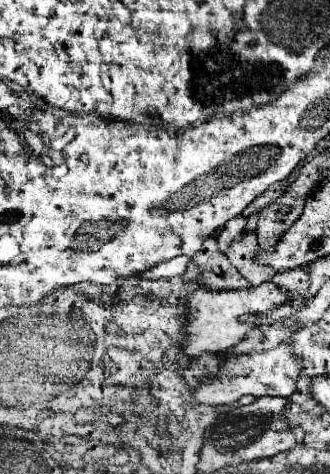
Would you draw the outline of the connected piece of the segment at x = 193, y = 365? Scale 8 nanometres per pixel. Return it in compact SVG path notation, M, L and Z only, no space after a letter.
M280 344L268 352L250 352L242 356L228 356L226 362L220 362L216 354L202 354L200 358L192 360L188 368L182 370L182 378L192 388L194 400L198 404L234 404L240 396L252 394L260 396L288 396L296 390L296 378L300 374L302 362L296 356L290 356L290 346Z

